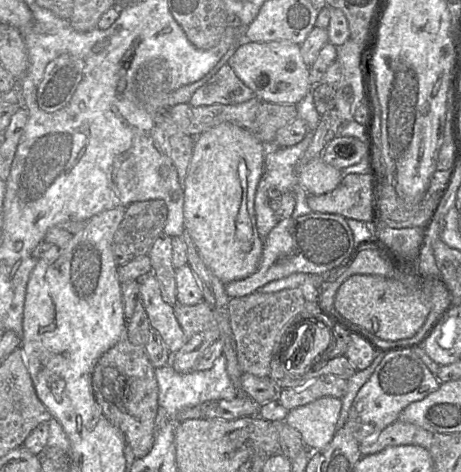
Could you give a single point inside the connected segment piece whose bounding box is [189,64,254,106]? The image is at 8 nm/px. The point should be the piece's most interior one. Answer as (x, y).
(224, 87)

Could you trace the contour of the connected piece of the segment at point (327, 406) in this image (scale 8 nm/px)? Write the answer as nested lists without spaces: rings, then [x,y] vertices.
[[[325,396],[290,410],[284,421],[300,433],[306,447],[321,452],[337,431],[341,407],[341,399]]]

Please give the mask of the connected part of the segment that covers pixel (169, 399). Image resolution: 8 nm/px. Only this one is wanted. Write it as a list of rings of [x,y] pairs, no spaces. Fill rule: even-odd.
[[[222,354],[219,356],[212,368],[204,371],[193,370],[188,373],[178,373],[171,364],[155,369],[155,376],[158,383],[158,404],[163,412],[163,416],[168,416],[173,423],[178,412],[188,407],[196,407],[207,401],[233,400],[238,397],[228,373],[226,358]]]

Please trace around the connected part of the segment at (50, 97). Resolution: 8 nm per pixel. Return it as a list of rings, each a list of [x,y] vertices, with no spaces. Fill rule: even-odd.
[[[67,53],[49,62],[38,87],[39,107],[48,113],[65,107],[82,79],[84,67],[81,58]]]

